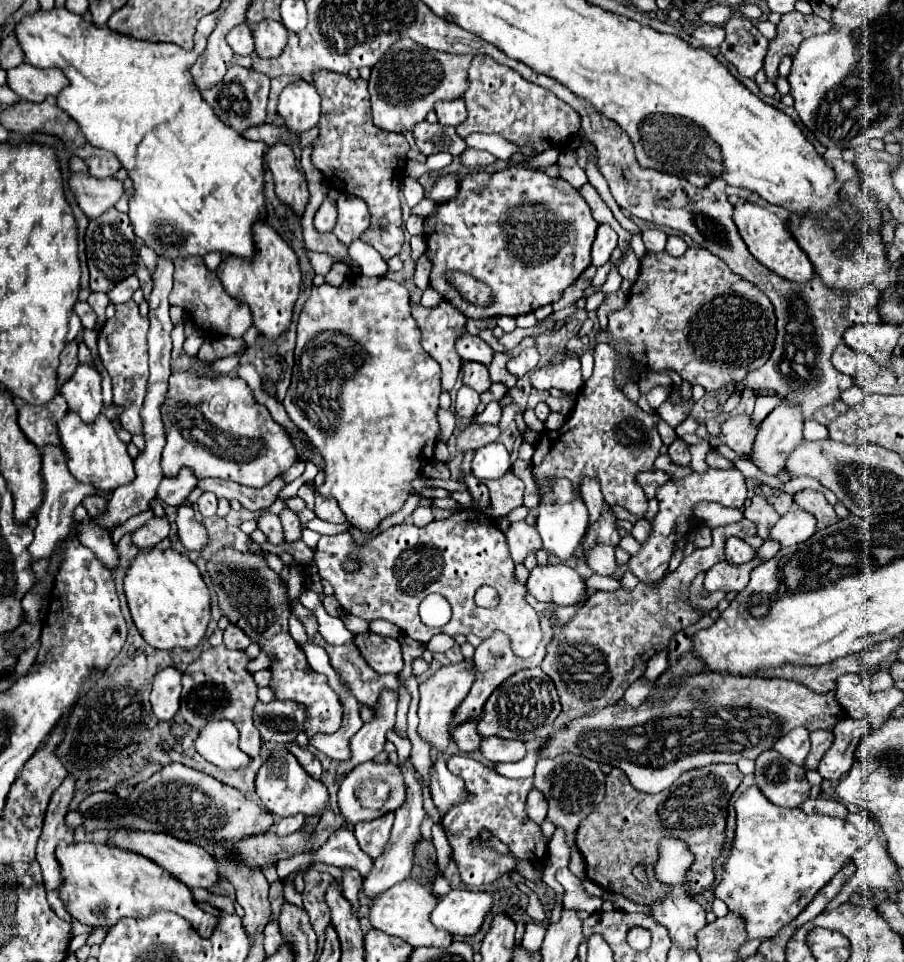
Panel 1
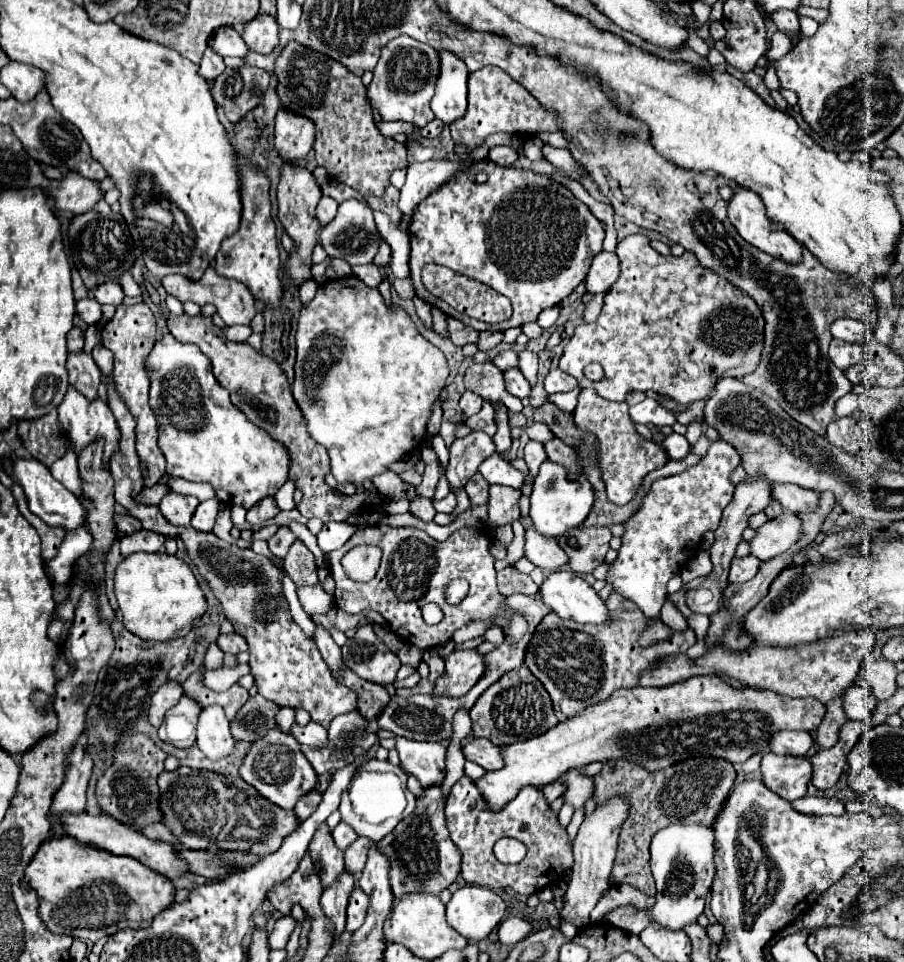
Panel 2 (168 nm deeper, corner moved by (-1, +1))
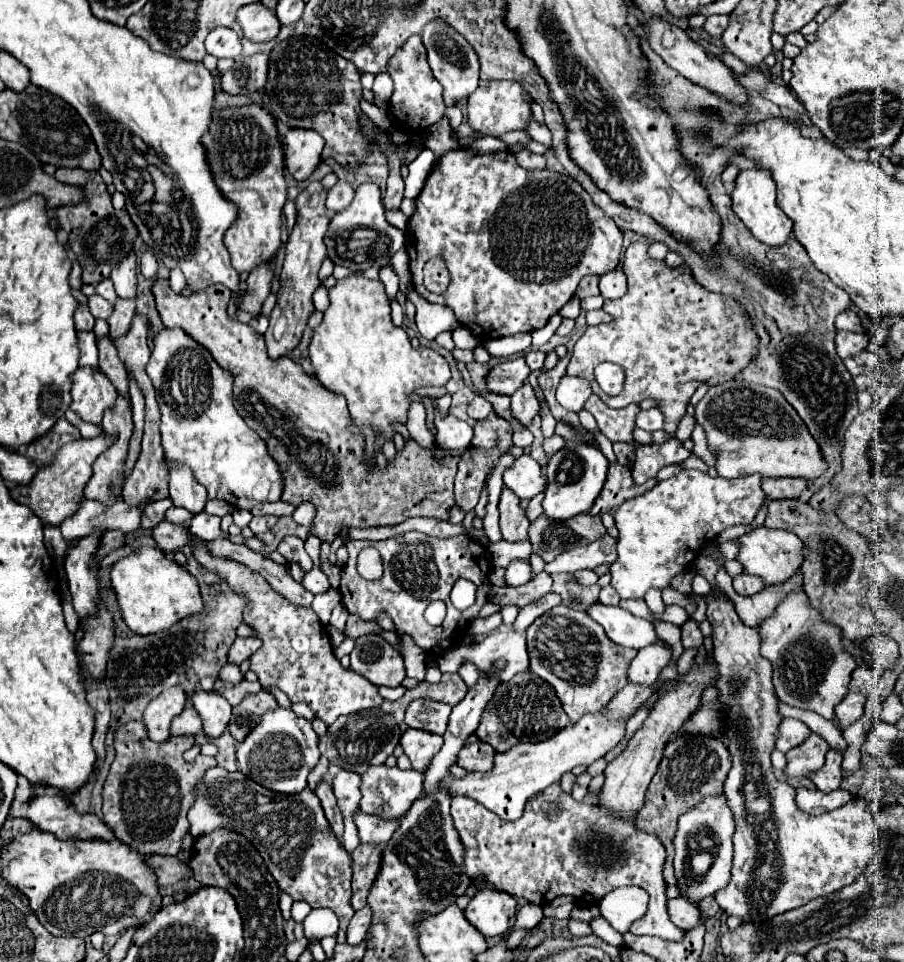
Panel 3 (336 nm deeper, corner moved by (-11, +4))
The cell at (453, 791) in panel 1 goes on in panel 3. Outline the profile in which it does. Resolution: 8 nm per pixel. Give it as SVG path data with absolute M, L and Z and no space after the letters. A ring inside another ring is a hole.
M407 728L405 734L401 736L401 746L403 746L405 754L409 756L413 768L419 772L425 772L429 768L433 756L443 746L443 738L435 736L431 732L419 732L419 730Z

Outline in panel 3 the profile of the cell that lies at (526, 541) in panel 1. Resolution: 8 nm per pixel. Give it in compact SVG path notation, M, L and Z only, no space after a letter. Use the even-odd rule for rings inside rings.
M603 536L603 540L597 540L595 544L589 544L585 548L573 548L563 554L559 554L553 562L545 564L545 572L559 574L559 572L577 572L583 568L597 568L599 564L611 564L617 558L615 550L615 538Z

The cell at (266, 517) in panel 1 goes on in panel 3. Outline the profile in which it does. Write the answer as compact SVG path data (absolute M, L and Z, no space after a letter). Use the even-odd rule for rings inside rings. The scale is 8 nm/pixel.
M293 534L285 536L285 538L279 542L277 552L279 552L281 556L285 556L289 562L299 562L305 572L309 572L311 566L313 566L309 554L307 554L305 548L303 548L303 540L301 540L299 536L293 536Z

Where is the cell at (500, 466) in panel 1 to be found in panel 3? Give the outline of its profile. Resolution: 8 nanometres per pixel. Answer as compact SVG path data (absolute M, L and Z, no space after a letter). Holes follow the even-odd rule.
M519 456L503 474L503 482L521 500L531 500L535 494L545 490L545 474L541 466L529 456Z

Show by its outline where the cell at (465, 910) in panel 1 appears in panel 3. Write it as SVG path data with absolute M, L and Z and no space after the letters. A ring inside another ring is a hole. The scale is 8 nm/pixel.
M481 888L469 900L465 918L483 934L483 936L497 936L505 934L515 922L515 908L517 902L507 892L499 892L495 888Z

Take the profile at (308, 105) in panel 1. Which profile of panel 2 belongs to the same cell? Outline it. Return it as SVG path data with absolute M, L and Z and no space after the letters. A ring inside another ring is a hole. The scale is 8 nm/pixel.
M279 111L275 119L275 149L285 163L297 163L307 157L315 141L315 125L307 117Z

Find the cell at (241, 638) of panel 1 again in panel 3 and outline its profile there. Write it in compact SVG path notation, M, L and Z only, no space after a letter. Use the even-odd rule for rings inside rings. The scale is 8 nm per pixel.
M237 638L231 648L229 648L229 662L233 664L241 664L243 660L247 660L257 648L261 646L261 640L259 638Z

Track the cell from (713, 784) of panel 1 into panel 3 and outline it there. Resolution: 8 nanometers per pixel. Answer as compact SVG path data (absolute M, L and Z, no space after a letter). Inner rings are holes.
M679 738L671 740L661 758L661 766L657 768L657 774L653 776L649 790L647 790L647 802L643 810L639 812L635 826L643 832L655 834L661 844L665 846L667 858L663 866L665 884L673 886L673 844L671 836L675 834L675 824L681 814L685 814L689 808L695 808L699 802L703 802L709 796L723 794L723 784L727 780L727 772L731 770L731 754L727 746L721 740L715 738Z

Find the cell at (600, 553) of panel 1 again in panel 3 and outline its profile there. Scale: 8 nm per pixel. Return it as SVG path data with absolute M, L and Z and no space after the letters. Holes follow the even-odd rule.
M545 514L539 516L529 528L529 540L533 544L533 552L537 552L545 562L551 562L559 552L567 548L581 548L591 544L607 534L599 516L583 514L571 520L555 522Z

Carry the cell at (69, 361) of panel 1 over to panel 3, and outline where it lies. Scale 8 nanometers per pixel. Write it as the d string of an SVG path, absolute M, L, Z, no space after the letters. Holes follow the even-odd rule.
M79 304L77 312L75 312L75 328L77 328L77 332L83 332L83 330L91 332L93 326L95 326L95 318L91 316L89 308L85 304Z

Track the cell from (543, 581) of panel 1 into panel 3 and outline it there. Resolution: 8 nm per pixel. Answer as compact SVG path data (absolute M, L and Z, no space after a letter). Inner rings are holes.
M599 600L591 604L581 602L581 608L607 630L607 636L613 642L625 648L641 650L647 644L653 644L655 640L659 640L653 630L653 624L649 620L633 616L629 610L623 610L619 606L605 606Z

